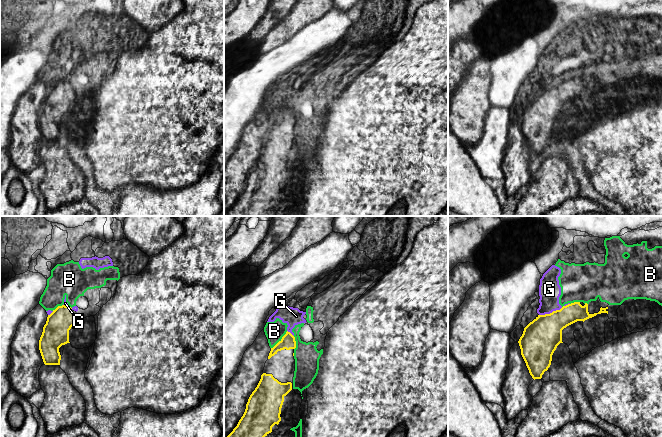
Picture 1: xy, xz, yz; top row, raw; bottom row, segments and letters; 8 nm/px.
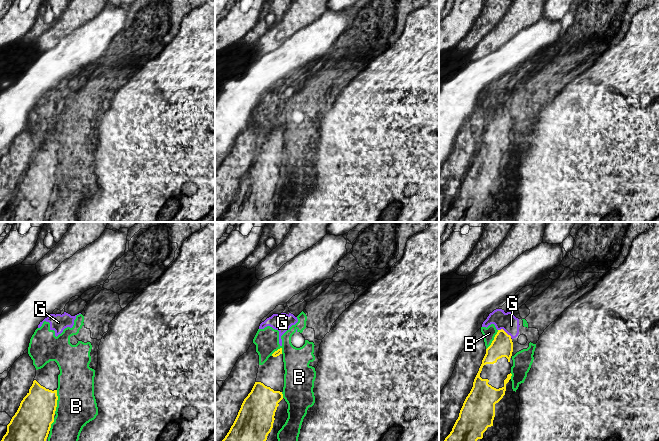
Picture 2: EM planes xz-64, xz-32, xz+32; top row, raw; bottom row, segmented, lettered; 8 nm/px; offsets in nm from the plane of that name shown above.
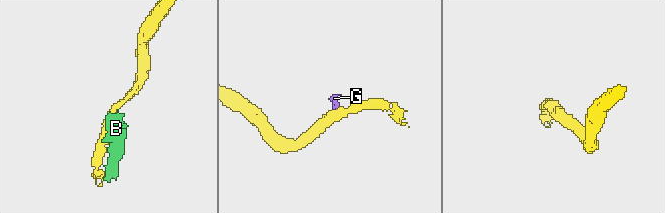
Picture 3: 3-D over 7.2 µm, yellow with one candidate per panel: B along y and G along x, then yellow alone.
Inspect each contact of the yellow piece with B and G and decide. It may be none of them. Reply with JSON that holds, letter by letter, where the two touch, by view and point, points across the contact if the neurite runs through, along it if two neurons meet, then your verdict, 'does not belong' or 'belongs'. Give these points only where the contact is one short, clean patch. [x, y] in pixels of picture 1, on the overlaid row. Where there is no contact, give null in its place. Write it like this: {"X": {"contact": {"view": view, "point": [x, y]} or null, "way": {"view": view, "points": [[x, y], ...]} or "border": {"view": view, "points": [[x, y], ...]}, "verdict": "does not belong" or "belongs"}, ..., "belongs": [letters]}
{"B": {"contact": {"view": "xz", "point": [279, 341]}, "border": {"view": "xz", "points": [[287, 331], [271, 348]]}, "verdict": "does not belong"}, "G": {"contact": {"view": "yz", "point": [550, 313]}, "border": {"view": "yz", "points": [[562, 307], [539, 315]]}, "verdict": "does not belong"}, "belongs": []}

